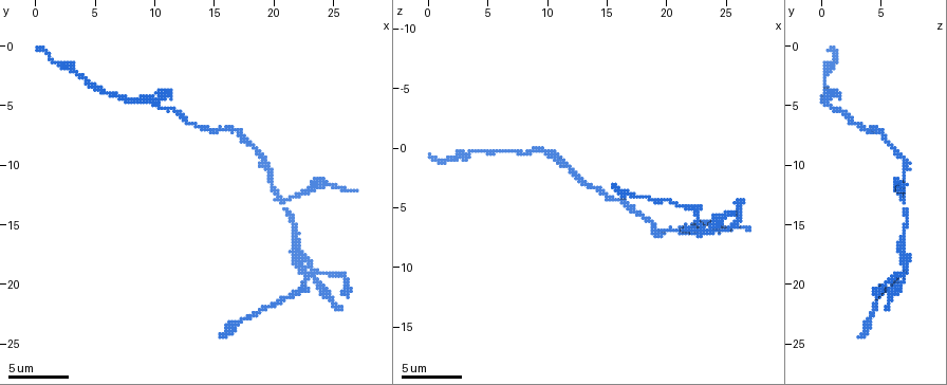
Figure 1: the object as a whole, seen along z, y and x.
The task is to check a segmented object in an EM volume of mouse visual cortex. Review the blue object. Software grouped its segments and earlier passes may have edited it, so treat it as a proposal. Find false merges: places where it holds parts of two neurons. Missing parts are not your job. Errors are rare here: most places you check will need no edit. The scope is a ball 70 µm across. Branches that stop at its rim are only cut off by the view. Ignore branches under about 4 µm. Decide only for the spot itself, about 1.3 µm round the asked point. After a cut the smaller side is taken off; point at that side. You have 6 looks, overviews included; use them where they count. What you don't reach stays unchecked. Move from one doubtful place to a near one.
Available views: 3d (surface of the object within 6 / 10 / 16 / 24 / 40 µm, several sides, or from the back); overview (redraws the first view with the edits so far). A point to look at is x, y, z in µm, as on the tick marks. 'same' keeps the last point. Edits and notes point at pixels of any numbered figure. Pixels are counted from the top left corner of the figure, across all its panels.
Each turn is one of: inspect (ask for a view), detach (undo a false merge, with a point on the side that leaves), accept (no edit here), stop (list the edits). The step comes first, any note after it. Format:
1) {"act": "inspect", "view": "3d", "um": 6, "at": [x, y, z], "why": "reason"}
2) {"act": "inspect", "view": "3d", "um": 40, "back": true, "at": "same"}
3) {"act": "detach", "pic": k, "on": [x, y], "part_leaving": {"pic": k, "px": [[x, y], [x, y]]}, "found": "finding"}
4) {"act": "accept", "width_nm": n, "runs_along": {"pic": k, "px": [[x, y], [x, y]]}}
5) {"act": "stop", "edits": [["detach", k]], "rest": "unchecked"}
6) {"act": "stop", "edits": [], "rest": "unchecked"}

{"act": "inspect", "view": "3d", "um": 16, "at": [21.0, 13.0, 6.8], "why": "two arms in line, one across"}

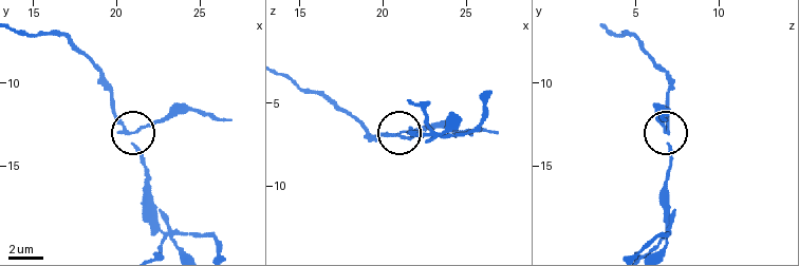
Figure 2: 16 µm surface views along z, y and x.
{"act": "inspect", "view": "3d", "um": 16, "back": true, "at": [20.8, 13.0, 6.8], "why": "from behind"}

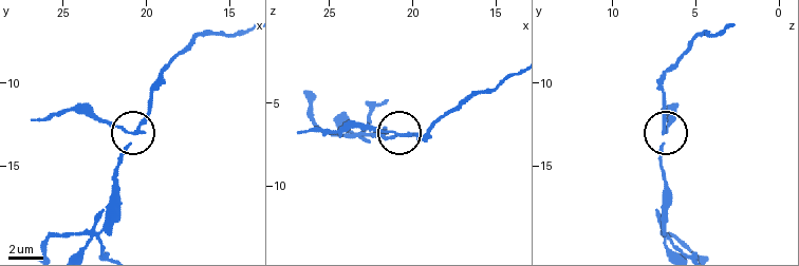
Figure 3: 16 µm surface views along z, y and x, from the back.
{"act": "detach", "pic": 3, "on": [113, 124], "side_arm_um": 7, "part_leaving": {"pic": 3, "px": [[134, 131], [68, 110], [31, 118]]}, "found": "two neurons meet here"}

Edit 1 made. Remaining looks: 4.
{"act": "inspect", "view": "3d", "um": 6, "at": [23.2, 18.8, 7.0], "why": "four or more arms meet"}

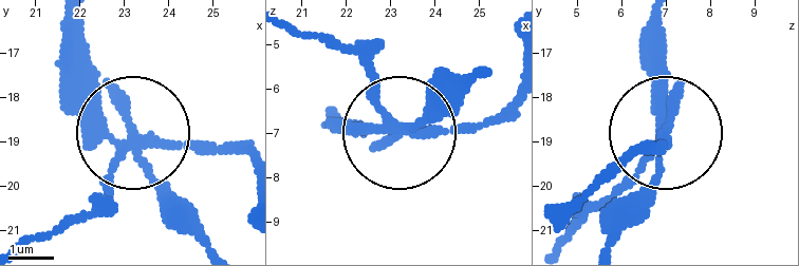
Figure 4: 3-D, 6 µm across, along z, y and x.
{"act": "inspect", "view": "3d", "um": 6, "back": true, "at": [23.15, 19.05, 6.85]}

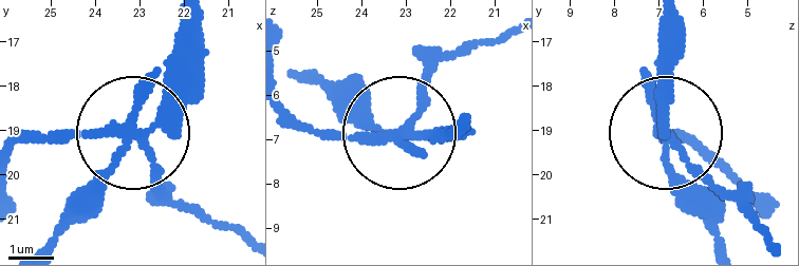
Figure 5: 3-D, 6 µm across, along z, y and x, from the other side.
{"act": "detach", "pic": 5, "on": [95, 187], "side_arm_um": 5, "arms": 4, "found": "a second neuron is stuck on"}

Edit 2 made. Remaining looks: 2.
{"act": "inspect", "view": "3d", "um": 10, "at": [10.2, 5.0, 0.6], "why": "two arms in line, one across"}

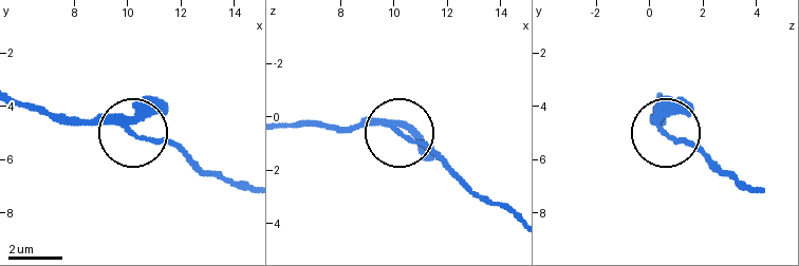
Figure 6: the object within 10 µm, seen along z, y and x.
{"act": "accept", "runs_along": {"pic": 6, "px": [[246, 187], [199, 171], [165, 141], [64, 114]]}, "found": "one neuron here"}

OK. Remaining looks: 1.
{"act": "stop", "edits": [["detach", 3], ["detach", 5]], "rest": "unchecked"}

